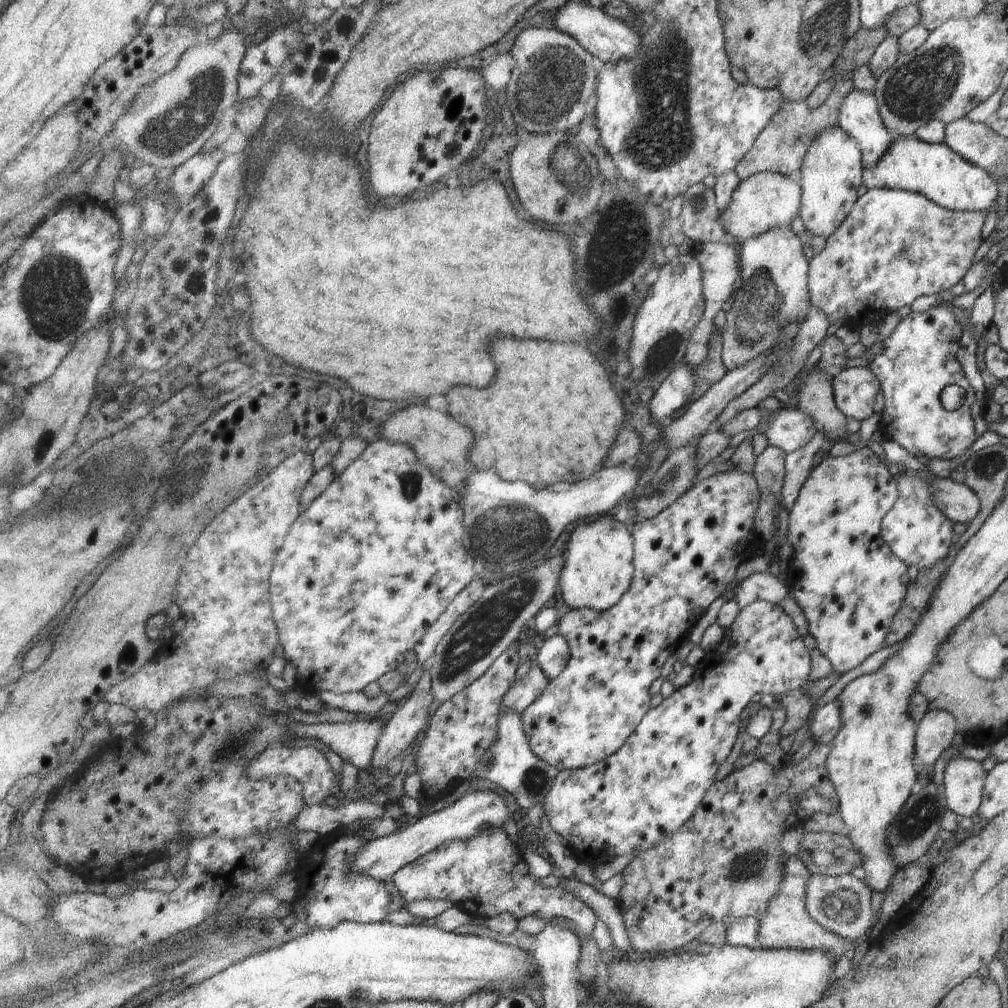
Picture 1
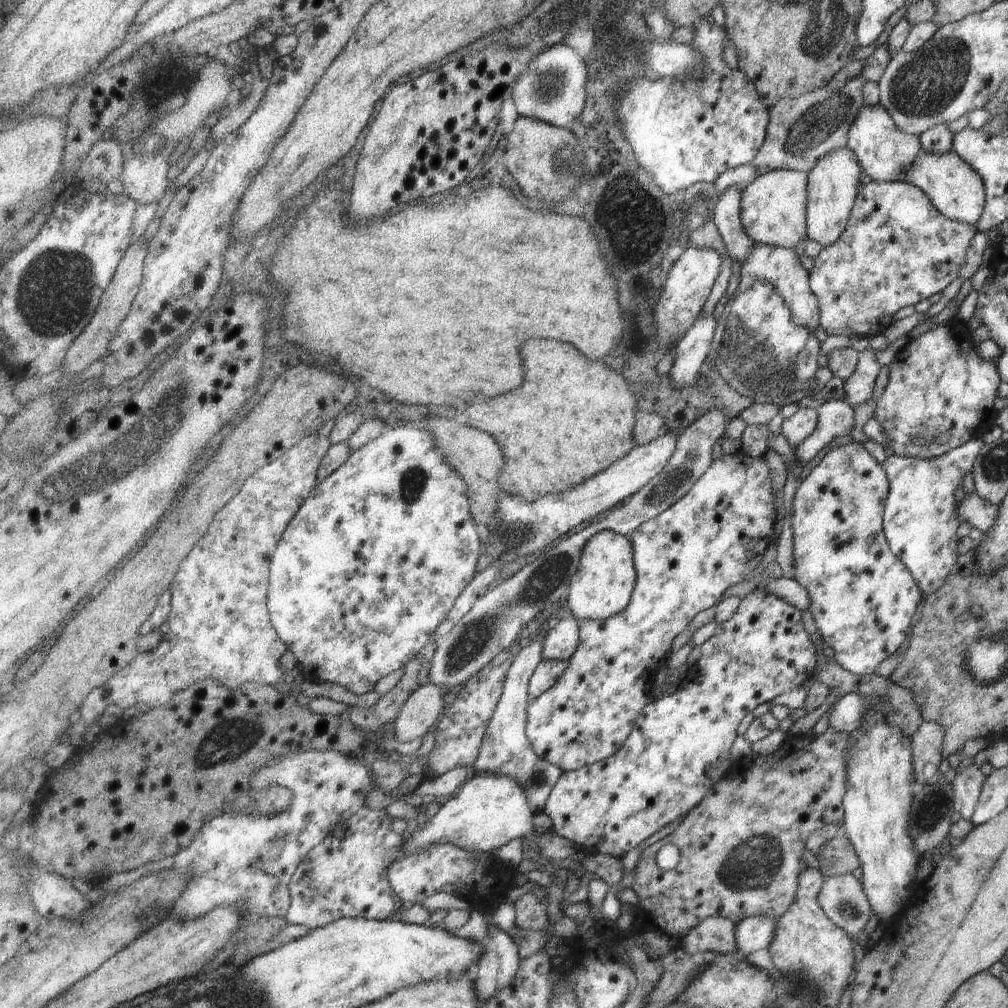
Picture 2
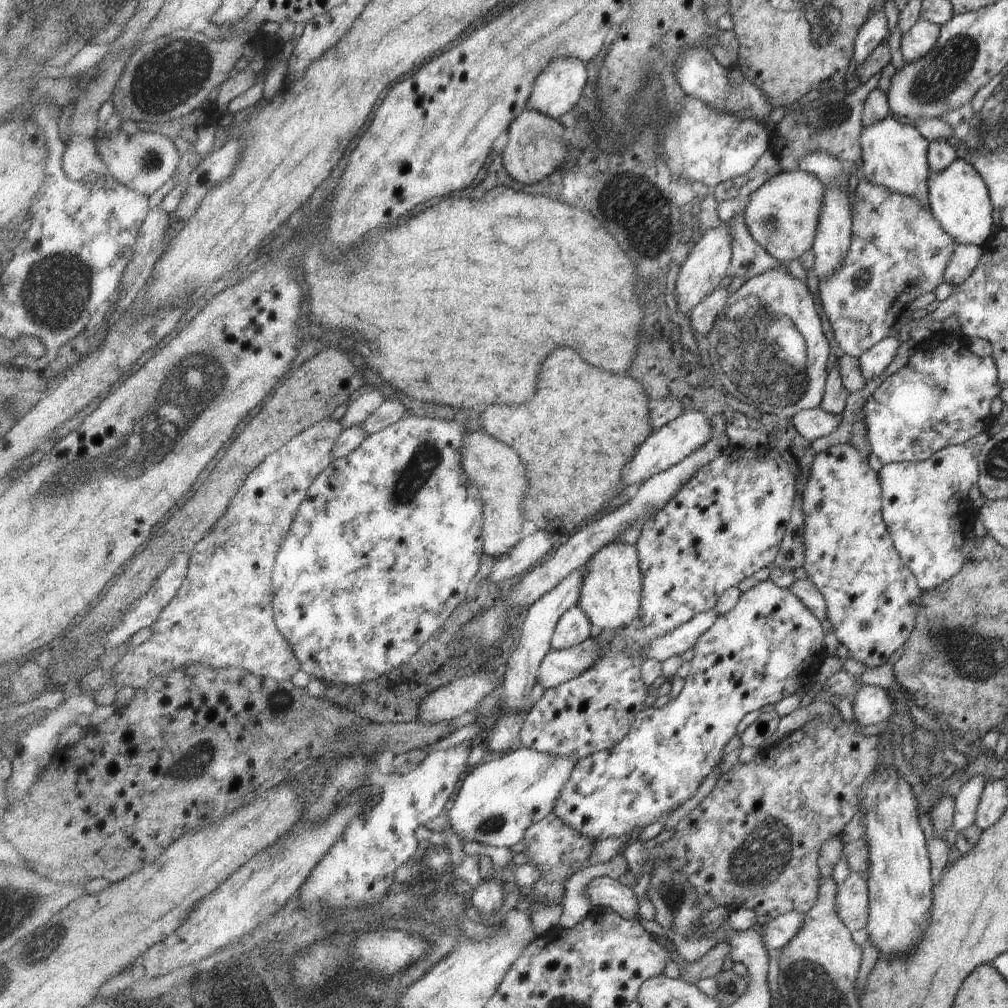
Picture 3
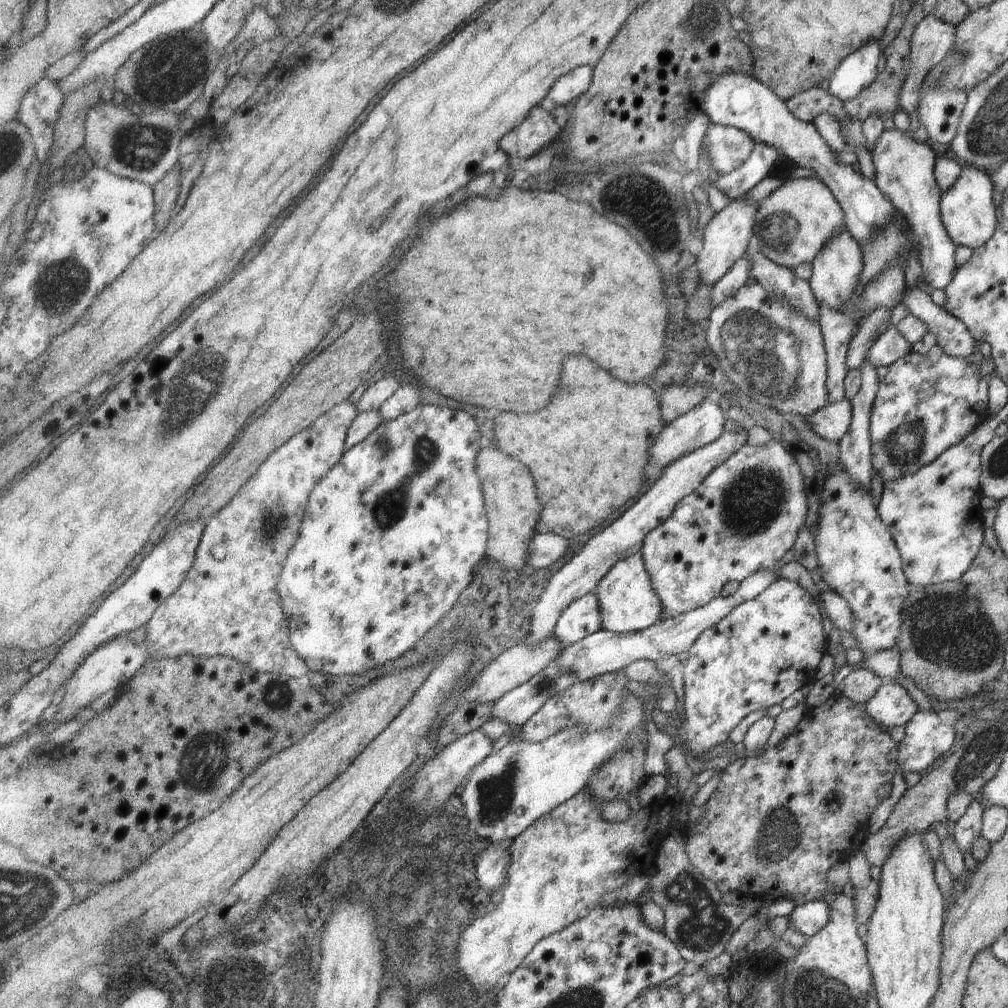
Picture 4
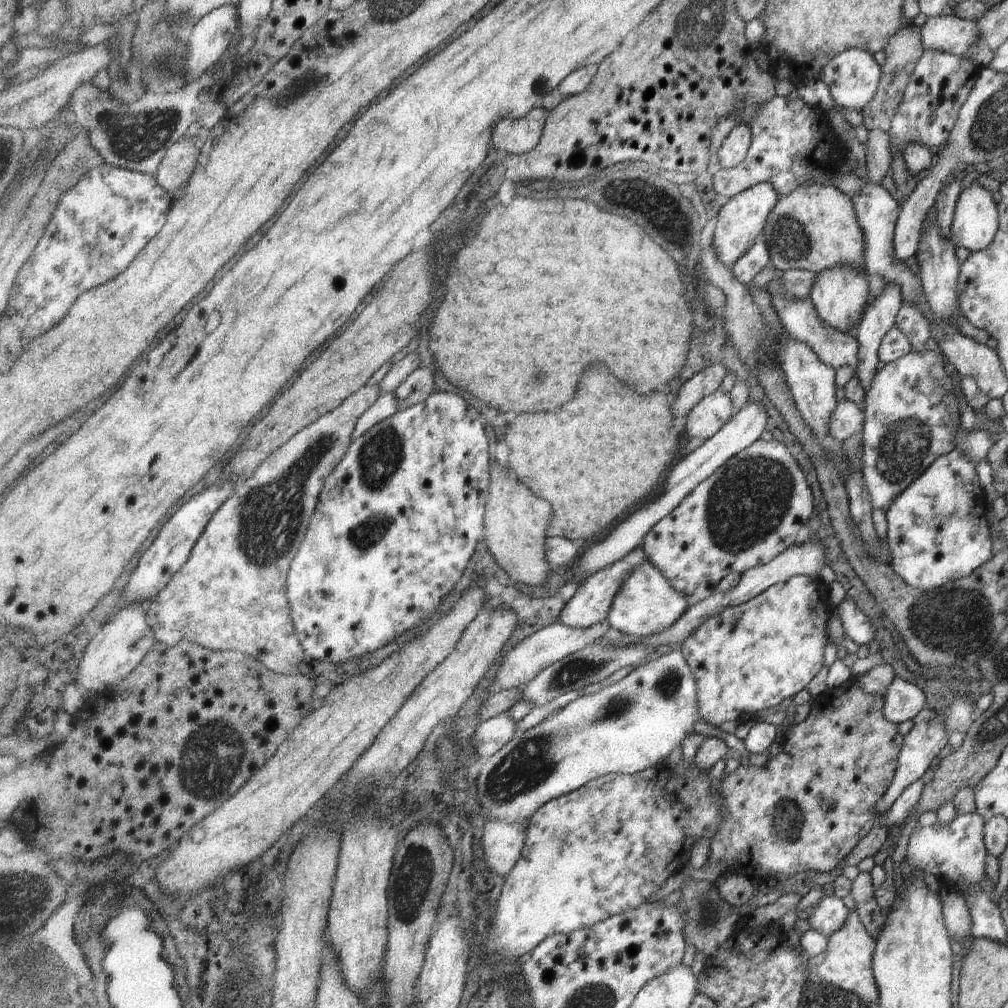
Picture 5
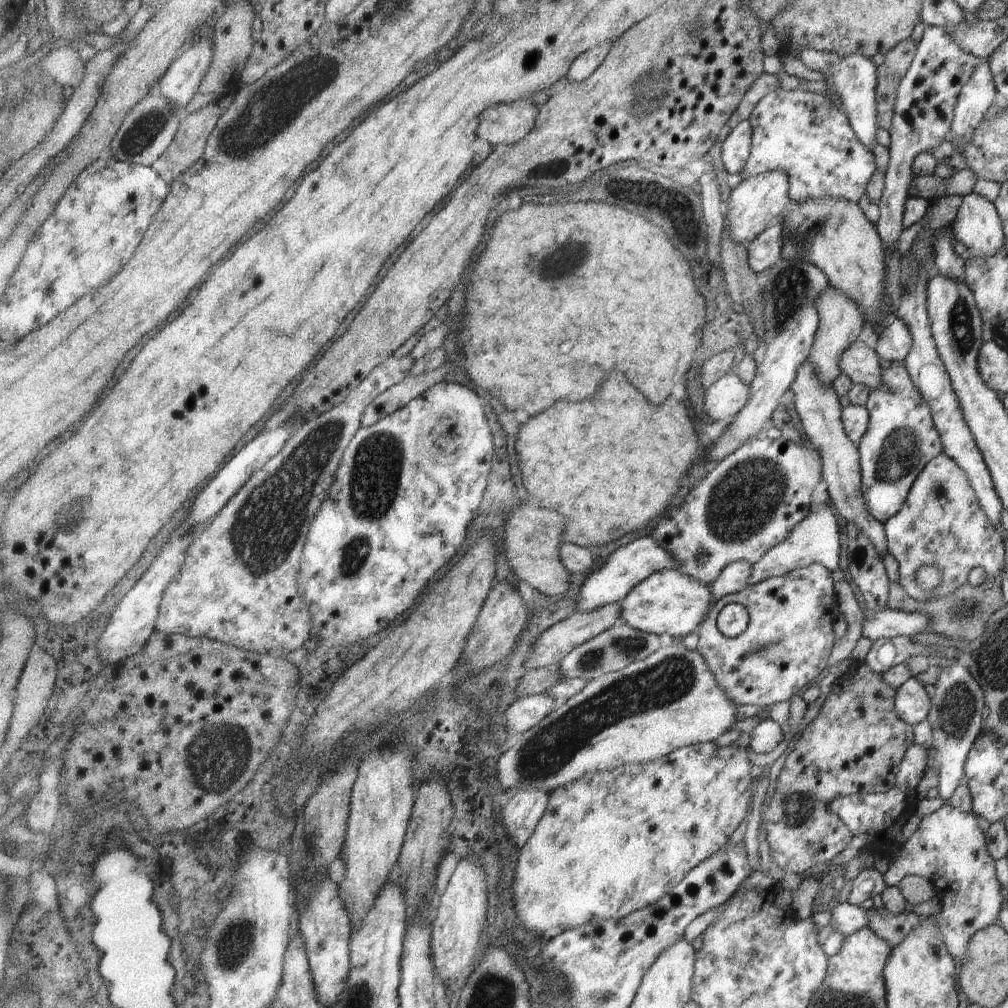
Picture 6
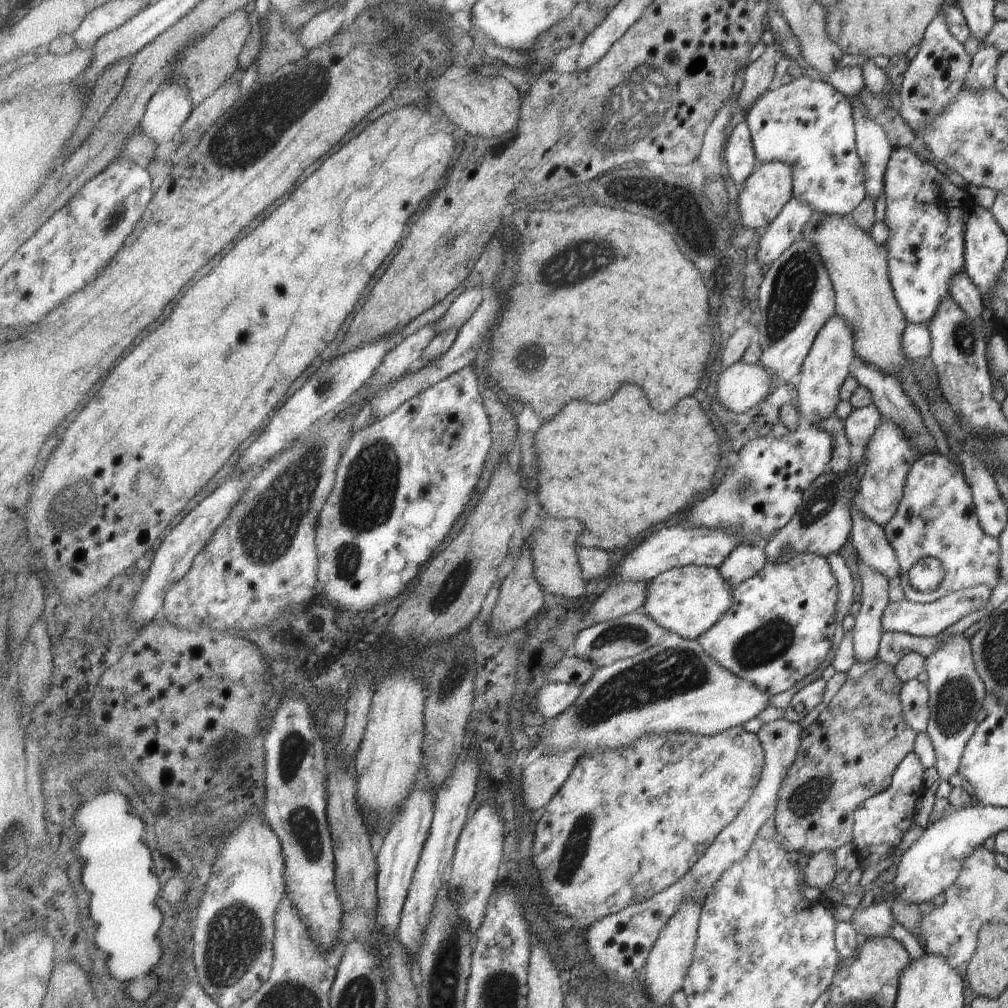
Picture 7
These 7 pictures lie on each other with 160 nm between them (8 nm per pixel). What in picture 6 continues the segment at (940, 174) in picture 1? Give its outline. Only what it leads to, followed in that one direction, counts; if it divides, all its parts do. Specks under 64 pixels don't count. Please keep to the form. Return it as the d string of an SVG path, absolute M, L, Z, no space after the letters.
M973 191L962 196L948 229L953 238L967 249L971 258L992 255L1005 247L1002 224L994 204Z

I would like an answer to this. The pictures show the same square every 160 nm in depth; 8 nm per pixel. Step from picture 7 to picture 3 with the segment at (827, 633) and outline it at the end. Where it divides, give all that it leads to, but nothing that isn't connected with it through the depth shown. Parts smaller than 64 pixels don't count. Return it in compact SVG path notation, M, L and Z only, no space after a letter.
M770 578L766 581L761 581L758 585L745 591L739 599L738 605L735 606L730 613L720 616L717 622L701 636L699 642L694 648L694 657L690 661L692 664L691 674L686 678L685 684L678 694L678 697L667 703L664 707L653 708L645 706L644 709L636 716L632 730L625 738L614 746L612 749L604 750L587 758L581 759L573 769L573 776L569 778L569 784L565 784L564 791L561 792L561 798L555 804L555 812L561 820L565 820L565 824L569 824L571 828L577 828L577 832L593 838L593 840L605 840L607 838L624 838L624 841L630 834L633 834L637 828L647 828L651 826L655 820L659 820L661 816L667 817L667 812L673 812L687 800L691 800L695 796L695 792L701 788L701 784L705 782L705 778L713 772L713 768L717 768L723 757L725 756L725 746L729 744L729 740L737 734L737 726L741 724L741 720L755 710L762 710L767 707L767 704L776 705L781 699L791 696L797 688L804 688L808 684L812 684L817 668L820 667L821 661L828 655L821 642L823 632L821 626L817 622L817 617L813 616L812 612L797 600L796 596L787 588L781 588L777 583L774 583Z

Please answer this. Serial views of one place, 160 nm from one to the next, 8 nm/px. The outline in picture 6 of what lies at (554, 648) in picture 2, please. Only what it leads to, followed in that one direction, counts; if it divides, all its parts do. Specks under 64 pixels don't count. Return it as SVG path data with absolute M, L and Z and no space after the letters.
M651 535L639 537L630 543L618 548L603 563L600 569L587 574L585 581L577 595L577 612L590 613L608 604L620 603L643 580L653 573L665 569L677 569L678 564L674 556L665 550Z

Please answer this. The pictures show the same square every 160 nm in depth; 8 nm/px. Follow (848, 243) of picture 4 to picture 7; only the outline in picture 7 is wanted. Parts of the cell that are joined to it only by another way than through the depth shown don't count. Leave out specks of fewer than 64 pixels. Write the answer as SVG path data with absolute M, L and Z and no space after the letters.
M834 312L825 322L824 326L817 331L815 342L812 343L811 350L807 358L804 359L803 368L799 375L799 383L795 387L799 416L803 416L810 424L825 418L829 413L833 413L836 404L840 400L840 386L848 375L847 366L854 357L852 349L853 335L850 328L836 312Z

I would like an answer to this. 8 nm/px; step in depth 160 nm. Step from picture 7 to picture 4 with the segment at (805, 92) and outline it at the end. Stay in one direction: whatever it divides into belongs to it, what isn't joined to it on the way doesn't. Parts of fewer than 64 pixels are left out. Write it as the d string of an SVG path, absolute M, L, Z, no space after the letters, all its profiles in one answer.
M756 142L749 160L730 174L719 174L714 186L728 198L745 197L749 190L753 190L764 178L769 178L770 172L787 160L775 146Z

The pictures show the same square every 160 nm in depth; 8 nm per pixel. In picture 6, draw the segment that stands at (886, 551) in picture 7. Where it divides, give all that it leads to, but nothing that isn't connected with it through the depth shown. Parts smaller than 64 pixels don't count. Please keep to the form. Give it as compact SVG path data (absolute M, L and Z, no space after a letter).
M809 359L797 367L790 389L793 392L794 408L800 426L808 438L807 443L811 444L820 456L820 475L827 484L828 500L847 523L853 523L853 526L868 536L871 544L874 544L877 552L883 556L887 551L884 530L882 524L870 514L860 493L859 455L856 446L845 436L838 396L831 386L820 383Z

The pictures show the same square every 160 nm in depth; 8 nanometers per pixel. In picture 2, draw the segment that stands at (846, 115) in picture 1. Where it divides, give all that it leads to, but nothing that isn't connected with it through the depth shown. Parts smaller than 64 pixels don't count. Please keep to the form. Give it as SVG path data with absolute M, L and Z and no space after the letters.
M862 105L848 127L846 148L853 152L864 179L875 182L905 183L905 180L901 180L901 174L905 174L909 164L913 164L921 146L918 136L907 135L897 130L889 114L883 108Z

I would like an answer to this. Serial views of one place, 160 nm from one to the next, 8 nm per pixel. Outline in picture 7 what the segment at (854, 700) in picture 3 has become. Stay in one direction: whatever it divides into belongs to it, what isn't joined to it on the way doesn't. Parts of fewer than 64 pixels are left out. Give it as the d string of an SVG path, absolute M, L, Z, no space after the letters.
M911 679L900 686L900 707L904 721L916 733L926 729L928 716L928 690L925 684Z

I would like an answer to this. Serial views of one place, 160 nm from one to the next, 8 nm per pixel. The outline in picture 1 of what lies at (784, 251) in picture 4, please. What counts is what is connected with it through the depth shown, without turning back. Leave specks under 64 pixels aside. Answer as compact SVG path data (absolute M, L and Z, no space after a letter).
M763 171L741 181L720 219L726 231L742 242L775 227L789 227L799 208L800 185L787 175Z

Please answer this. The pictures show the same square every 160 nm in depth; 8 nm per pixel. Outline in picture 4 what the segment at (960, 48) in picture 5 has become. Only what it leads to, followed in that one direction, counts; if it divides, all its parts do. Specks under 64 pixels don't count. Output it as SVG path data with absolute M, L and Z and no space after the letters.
M931 13L917 24L913 34L911 34L909 42L909 72L907 72L907 78L905 78L898 96L899 107L909 117L910 132L916 131L921 126L919 120L915 118L917 116L915 108L917 108L917 96L922 86L921 82L924 80L924 74L945 58L945 54L953 48L953 38L955 38L955 26L935 18Z

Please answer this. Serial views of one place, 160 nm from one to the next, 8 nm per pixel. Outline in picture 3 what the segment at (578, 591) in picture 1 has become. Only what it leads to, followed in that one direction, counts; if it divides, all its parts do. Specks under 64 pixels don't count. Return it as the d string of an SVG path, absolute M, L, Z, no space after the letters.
M611 541L595 552L586 563L578 606L590 618L597 631L624 627L639 619L643 580L644 575L640 571L640 557L636 545Z

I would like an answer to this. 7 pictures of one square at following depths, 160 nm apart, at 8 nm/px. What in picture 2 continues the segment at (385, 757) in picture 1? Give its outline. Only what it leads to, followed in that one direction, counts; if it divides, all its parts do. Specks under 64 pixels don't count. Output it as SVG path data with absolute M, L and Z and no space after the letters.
M429 683L419 688L397 717L392 728L393 735L399 743L413 742L431 732L443 716L446 708L443 700L444 691L437 685Z

